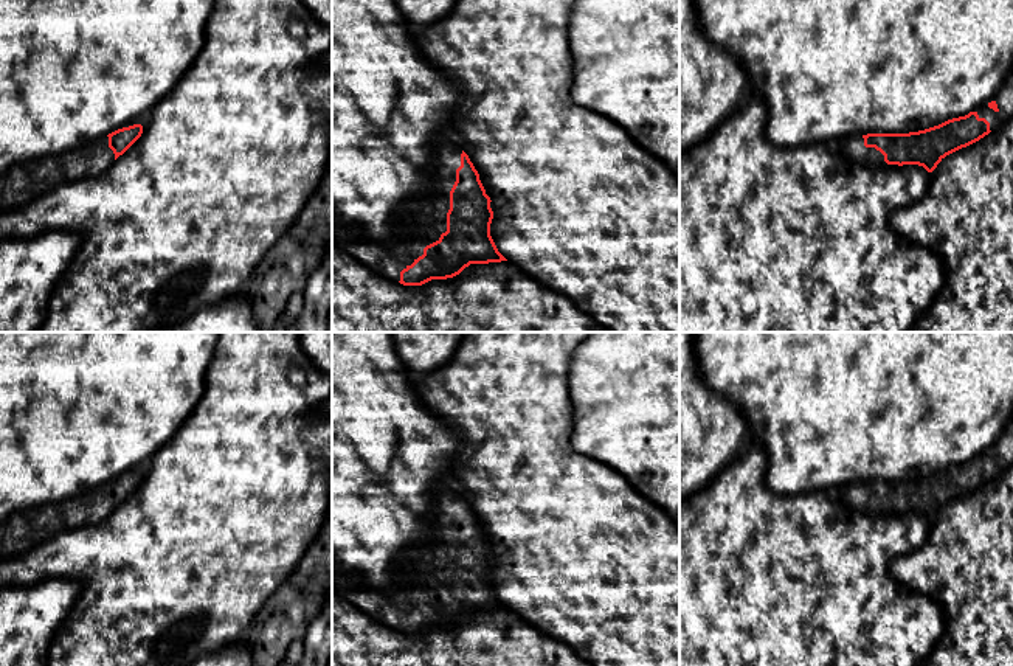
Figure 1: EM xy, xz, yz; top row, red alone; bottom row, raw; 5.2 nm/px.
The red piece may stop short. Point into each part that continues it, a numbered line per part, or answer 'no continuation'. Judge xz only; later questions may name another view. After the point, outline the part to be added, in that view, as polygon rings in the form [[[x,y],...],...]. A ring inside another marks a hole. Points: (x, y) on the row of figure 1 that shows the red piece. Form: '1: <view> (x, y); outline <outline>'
1: xz (424, 219); outline [[[442,140],[434,154],[434,172],[427,193],[408,202],[399,214],[394,227],[397,244],[385,247],[363,236],[357,228],[332,222],[332,241],[365,262],[380,275],[400,281],[400,272],[411,265],[424,248],[447,231],[447,213],[450,210],[450,191],[456,182],[456,169],[461,166],[461,146],[453,140]]]

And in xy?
1: xy (19, 185); outline [[[109,137],[71,151],[19,163],[0,174],[0,211],[29,203],[54,186],[102,174],[115,161]]]

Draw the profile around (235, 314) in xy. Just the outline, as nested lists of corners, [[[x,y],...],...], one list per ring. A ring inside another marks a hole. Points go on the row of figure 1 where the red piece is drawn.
[[[242,290],[233,298],[197,310],[186,321],[154,332],[262,332]]]

